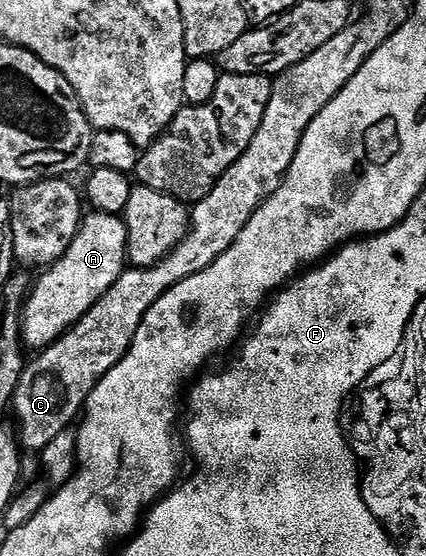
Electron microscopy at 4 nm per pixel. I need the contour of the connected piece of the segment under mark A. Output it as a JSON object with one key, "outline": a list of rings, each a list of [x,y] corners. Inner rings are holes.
{"outline":[[[92,211],[85,214],[80,221],[80,228],[66,253],[57,263],[52,264],[43,272],[40,280],[35,280],[34,286],[29,290],[28,297],[24,301],[24,313],[20,317],[20,338],[23,346],[30,349],[43,349],[51,347],[64,332],[68,331],[76,322],[114,285],[114,281],[126,270],[128,257],[128,230],[123,218],[119,215]]]}

